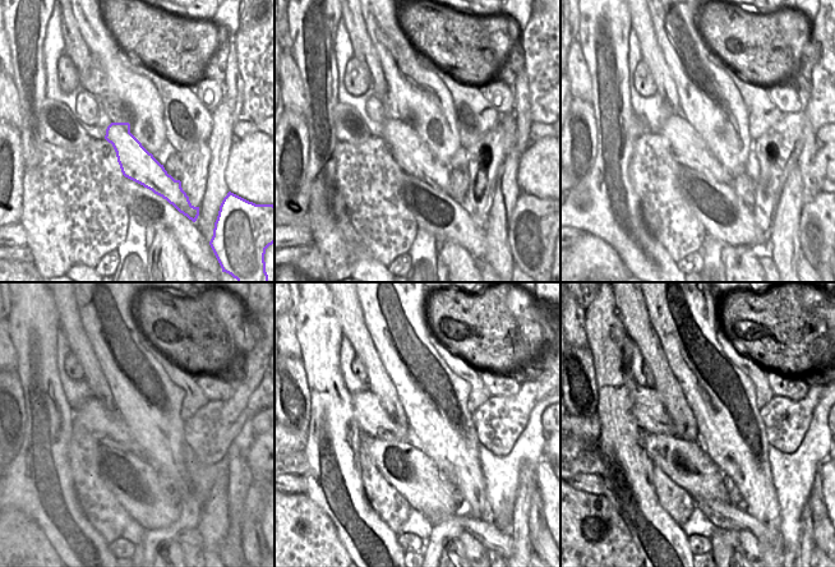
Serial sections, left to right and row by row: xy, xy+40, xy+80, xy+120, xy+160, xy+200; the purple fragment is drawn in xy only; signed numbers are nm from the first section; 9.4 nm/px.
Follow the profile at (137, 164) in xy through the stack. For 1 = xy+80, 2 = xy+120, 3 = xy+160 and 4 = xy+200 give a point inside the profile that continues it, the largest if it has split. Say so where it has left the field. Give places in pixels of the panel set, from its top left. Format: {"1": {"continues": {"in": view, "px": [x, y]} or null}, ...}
{"1": {"continues": {"in": "xy+80", "px": [688, 148]}}, "2": {"continues": {"in": "xy+120", "px": [102, 423]}}, "3": {"continues": {"in": "xy+160", "px": [373, 419]}}, "4": {"continues": {"in": "xy+200", "px": [653, 419]}}}

